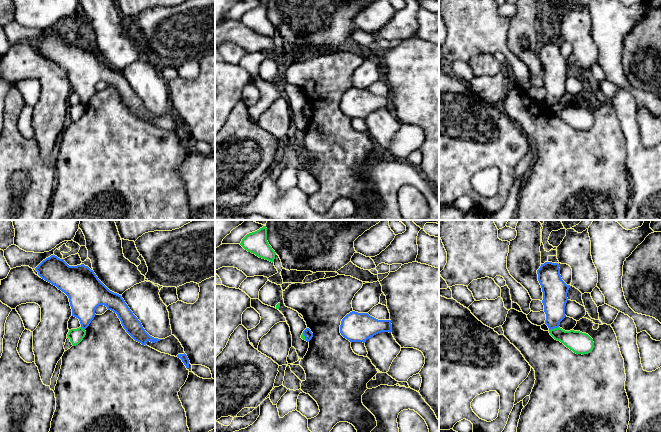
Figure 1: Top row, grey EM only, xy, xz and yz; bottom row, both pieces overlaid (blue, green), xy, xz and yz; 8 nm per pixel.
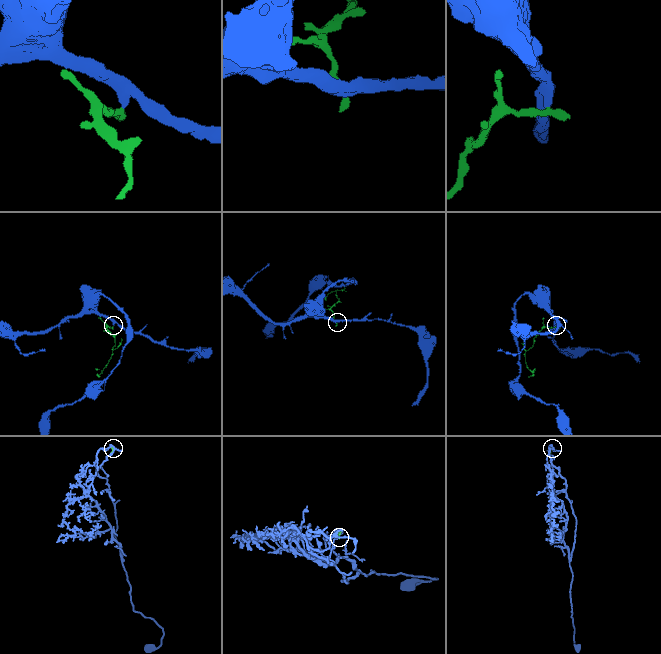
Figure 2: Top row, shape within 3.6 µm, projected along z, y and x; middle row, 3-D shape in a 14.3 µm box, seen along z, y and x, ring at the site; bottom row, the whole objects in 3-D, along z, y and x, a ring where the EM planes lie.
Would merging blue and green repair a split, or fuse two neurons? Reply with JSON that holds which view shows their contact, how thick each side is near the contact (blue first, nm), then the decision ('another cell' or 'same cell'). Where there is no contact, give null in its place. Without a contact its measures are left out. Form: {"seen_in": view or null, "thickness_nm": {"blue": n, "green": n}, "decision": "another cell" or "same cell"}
{"seen_in": "yz", "thickness_nm": {"blue": 190, "green": 180}, "decision": "another cell"}

